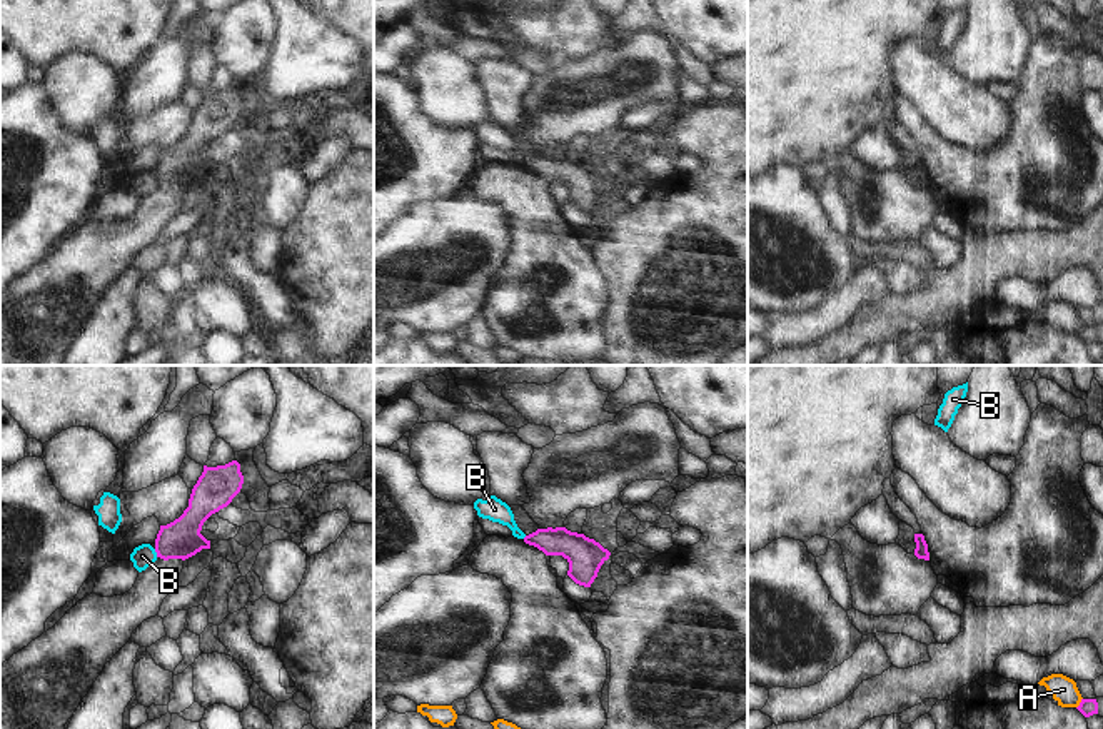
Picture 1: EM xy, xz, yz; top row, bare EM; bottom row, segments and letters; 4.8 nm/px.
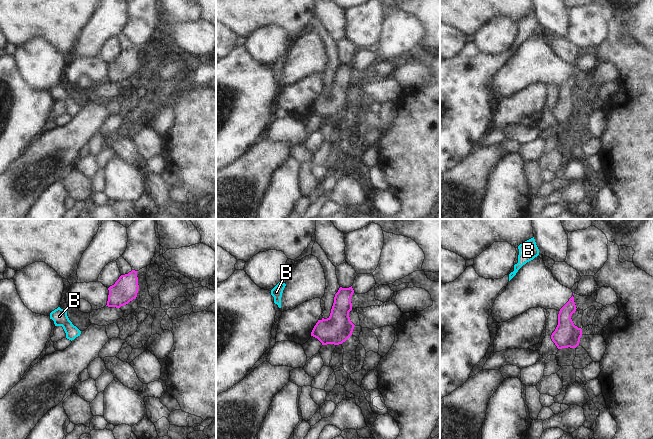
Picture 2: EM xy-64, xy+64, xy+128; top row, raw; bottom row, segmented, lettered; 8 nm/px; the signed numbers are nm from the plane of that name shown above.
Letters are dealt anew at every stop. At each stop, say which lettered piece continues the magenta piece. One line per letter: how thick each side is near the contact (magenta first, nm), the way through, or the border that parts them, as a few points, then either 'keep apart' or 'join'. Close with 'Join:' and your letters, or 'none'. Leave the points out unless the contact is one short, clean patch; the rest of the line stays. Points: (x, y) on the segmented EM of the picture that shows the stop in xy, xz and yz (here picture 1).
A: 80 nm thick on the magenta side, 130 nm on the other; keep apart
B: 190 nm thick on the magenta side, 110 nm on the other; border along xy (154, 549), (157, 556); keep apart
Join: none

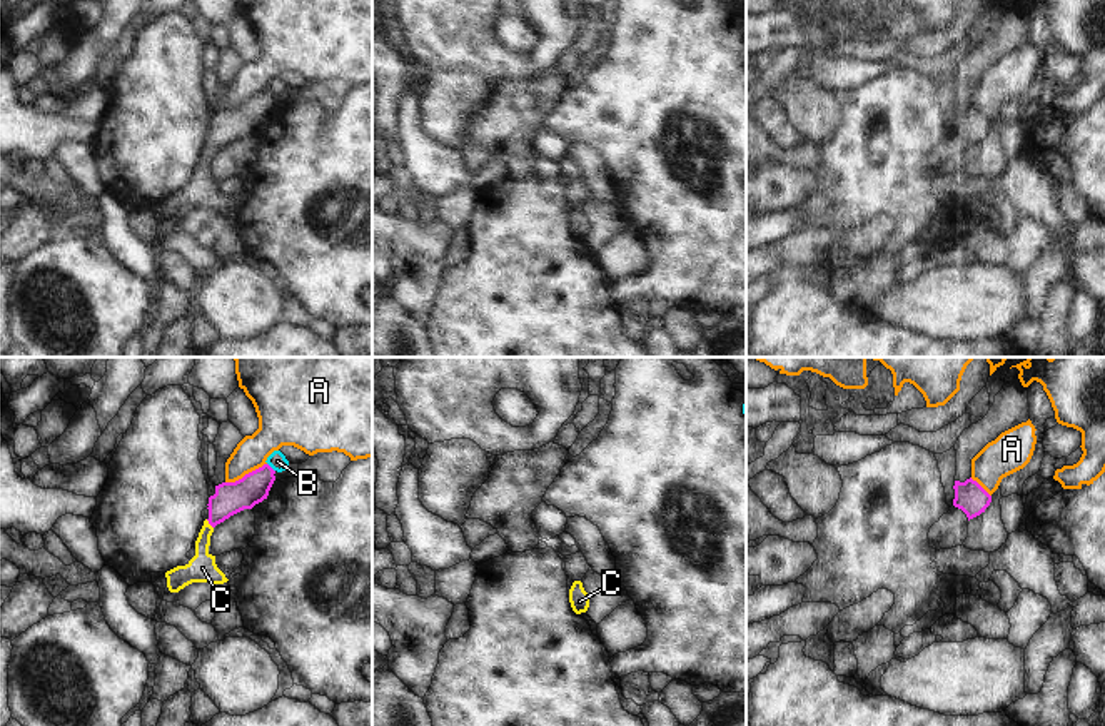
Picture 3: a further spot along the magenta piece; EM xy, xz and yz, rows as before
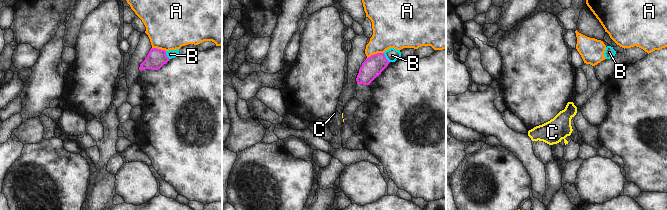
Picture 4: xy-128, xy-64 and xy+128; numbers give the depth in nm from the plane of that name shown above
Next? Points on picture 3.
A: 160 nm thick on the magenta side, 160 nm on the other; keep apart
B: 160 nm thick on the magenta side, 90 nm on the other; keep apart
C: 160 nm thick on the magenta side, 140 nm on the other; runs through xy (231, 498), (209, 523), (202, 543), (202, 568); join
Join: C

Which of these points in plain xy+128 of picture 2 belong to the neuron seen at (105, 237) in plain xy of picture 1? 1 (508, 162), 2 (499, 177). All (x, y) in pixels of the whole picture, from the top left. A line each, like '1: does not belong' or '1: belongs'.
1: does not belong
2: does not belong

